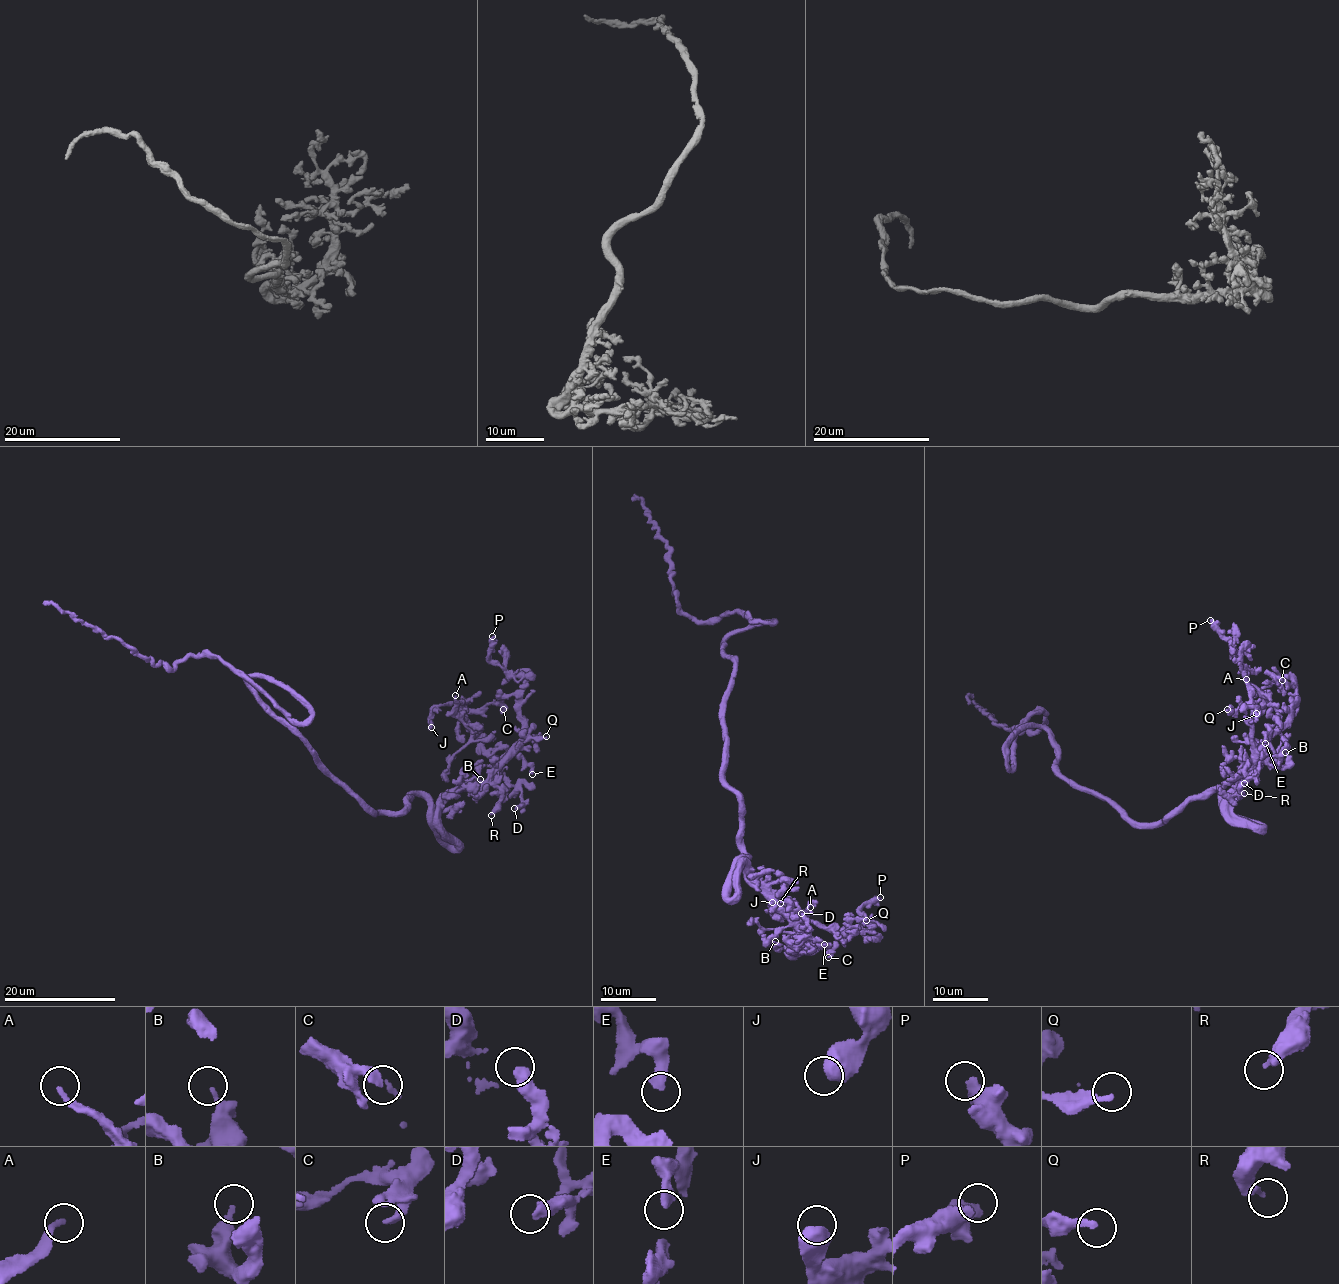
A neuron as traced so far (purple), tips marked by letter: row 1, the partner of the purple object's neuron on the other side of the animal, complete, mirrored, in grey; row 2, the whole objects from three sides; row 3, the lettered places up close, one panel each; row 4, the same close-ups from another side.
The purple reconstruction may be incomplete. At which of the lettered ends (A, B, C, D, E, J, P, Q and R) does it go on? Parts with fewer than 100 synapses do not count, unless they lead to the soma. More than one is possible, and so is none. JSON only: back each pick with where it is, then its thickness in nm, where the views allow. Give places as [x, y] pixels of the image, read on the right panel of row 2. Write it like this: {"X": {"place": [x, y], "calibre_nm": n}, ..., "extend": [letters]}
{"extend": []}

